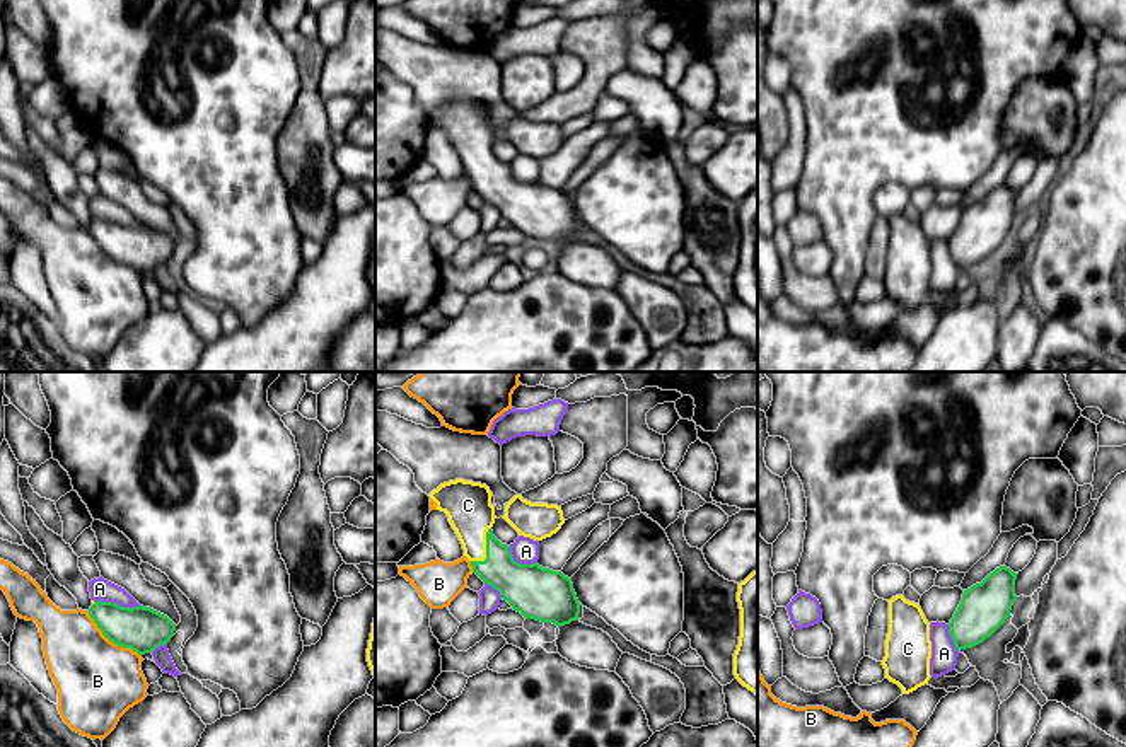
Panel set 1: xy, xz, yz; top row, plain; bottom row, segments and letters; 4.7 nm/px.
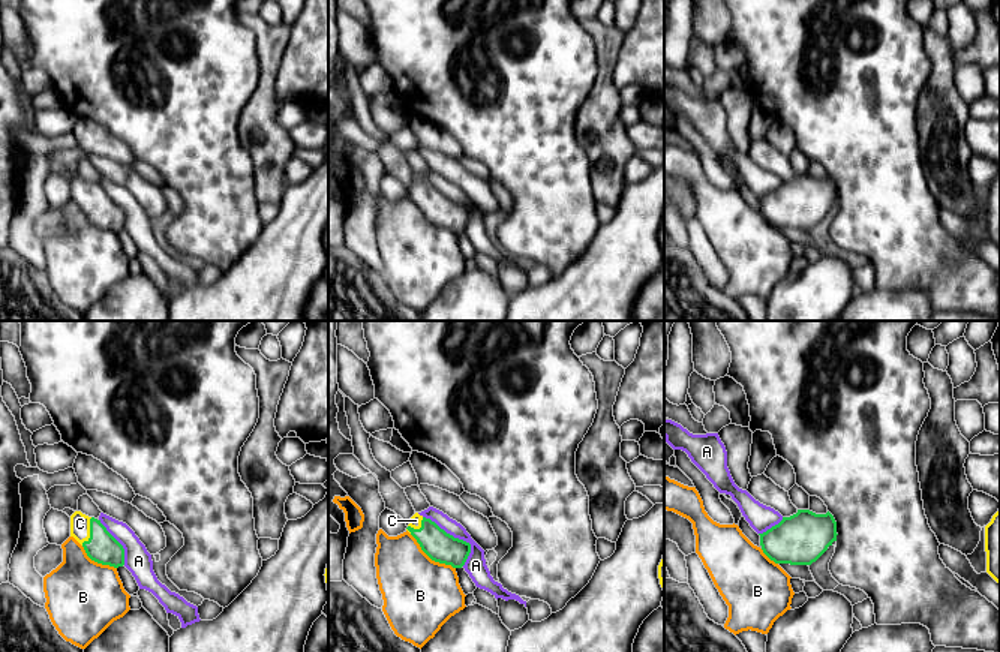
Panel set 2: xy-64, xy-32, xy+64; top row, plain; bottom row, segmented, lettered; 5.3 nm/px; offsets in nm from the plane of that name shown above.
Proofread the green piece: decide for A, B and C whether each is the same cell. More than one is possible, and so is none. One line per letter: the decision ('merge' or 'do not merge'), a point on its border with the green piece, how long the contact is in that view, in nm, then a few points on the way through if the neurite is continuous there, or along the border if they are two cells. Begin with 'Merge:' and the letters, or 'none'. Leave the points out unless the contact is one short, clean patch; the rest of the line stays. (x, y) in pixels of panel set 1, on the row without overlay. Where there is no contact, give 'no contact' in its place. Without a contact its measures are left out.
Merge: C
A: do not merge; meets green in xy at (116, 222); contact 200 nm long
B: do not merge; meets green in xy at (111, 258); contact 320 nm long; border along xy (87, 231), (110, 258), (130, 265), (139, 273)
C: merge; meets green in xz at (487, 167); contact 190 nm long; runs through xz (524, 205), (487, 167), (475, 152), (468, 123)

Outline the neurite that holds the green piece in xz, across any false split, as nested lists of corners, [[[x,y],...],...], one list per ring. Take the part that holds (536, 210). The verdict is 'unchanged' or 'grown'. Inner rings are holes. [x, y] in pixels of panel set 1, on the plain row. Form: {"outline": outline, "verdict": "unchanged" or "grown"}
{"outline": [[[456,97],[440,102],[428,114],[437,121],[437,128],[447,131],[462,162],[464,174],[471,179],[473,191],[498,208],[514,229],[520,230],[525,237],[553,240],[558,246],[578,239],[582,222],[577,217],[572,196],[561,189],[543,186],[537,181],[517,181],[510,172],[510,164],[502,162],[493,153],[491,145],[496,135],[495,124],[491,123],[491,109],[486,102]]], "verdict": "grown"}

